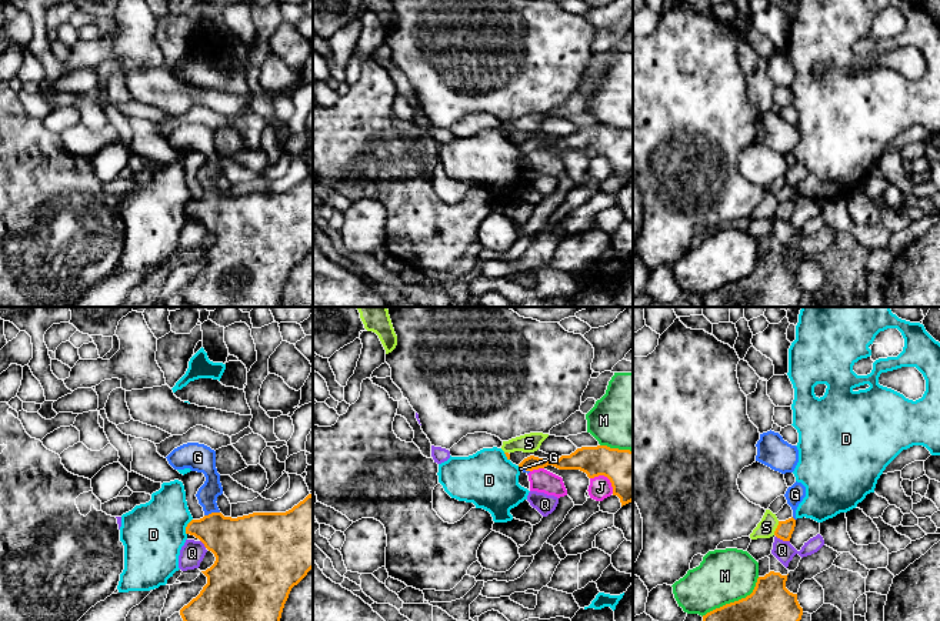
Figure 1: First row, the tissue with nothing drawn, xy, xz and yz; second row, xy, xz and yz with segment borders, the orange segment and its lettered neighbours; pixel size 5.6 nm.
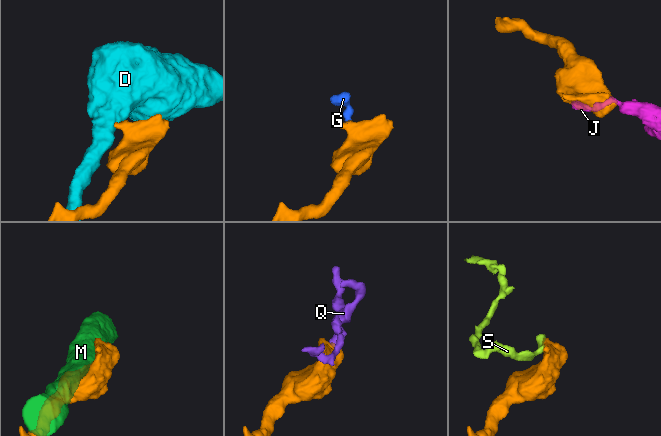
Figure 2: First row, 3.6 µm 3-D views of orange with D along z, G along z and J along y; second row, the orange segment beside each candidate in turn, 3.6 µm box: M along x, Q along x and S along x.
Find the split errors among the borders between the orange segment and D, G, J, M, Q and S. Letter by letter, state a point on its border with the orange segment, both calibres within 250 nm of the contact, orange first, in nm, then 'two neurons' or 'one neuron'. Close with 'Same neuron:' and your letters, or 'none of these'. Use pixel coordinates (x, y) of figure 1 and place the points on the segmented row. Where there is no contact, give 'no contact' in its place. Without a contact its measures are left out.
D: contact xy (186, 527); calibres 240 and 360 nm; two neurons
G: contact xy (212, 513); calibres 320 and 120 nm; one neuron
J: contact xz (606, 476); calibres 260 and 130 nm; two neurons
M: contact yz (734, 601); calibres 220 and 300 nm; two neurons
Q: contact yz (783, 540); calibres 90 and 110 nm; two neurons
S: contact yz (776, 528); calibres 90 and 100 nm; two neurons
Same neuron: G

